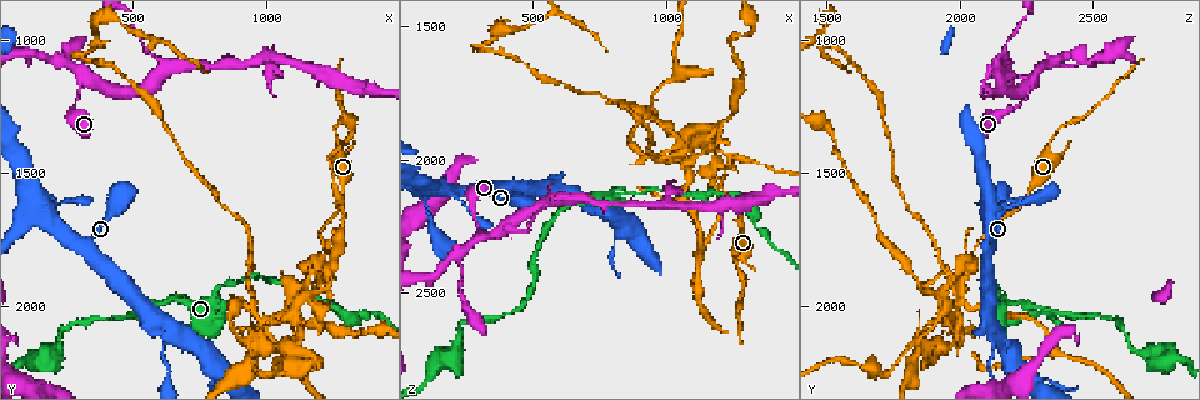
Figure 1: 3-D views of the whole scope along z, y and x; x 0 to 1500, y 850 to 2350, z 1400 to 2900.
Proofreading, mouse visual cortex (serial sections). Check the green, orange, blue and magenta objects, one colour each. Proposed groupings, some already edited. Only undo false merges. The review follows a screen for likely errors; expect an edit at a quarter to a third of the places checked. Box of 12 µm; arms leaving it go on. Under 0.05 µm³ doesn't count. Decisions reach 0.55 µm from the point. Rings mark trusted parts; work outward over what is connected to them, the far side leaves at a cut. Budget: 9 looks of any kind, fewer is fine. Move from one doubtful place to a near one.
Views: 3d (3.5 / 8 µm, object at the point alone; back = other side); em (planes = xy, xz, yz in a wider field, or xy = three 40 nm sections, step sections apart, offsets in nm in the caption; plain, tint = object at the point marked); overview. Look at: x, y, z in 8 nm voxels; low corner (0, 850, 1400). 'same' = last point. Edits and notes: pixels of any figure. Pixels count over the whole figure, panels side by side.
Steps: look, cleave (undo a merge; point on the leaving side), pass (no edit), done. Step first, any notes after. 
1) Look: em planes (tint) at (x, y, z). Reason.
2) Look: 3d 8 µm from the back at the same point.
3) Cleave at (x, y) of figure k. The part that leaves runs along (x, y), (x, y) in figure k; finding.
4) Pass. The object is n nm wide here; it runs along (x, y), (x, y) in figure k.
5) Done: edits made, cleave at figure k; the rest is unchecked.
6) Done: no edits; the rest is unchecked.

Look: 3d 3.5 µm at (1200, 1840, 2010). Branch point.

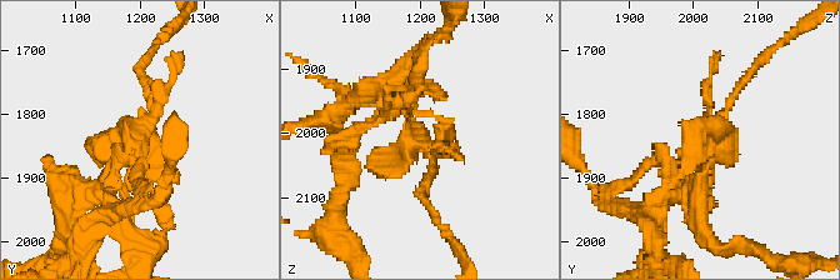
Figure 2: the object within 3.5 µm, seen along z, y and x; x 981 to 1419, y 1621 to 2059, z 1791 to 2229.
Look: em planes (tint) at (1200, 1835, 2015). Need the tissue.

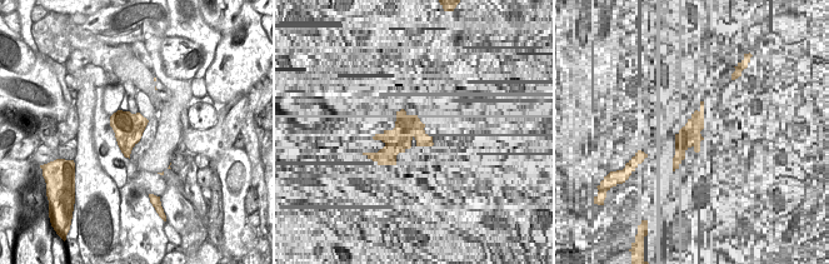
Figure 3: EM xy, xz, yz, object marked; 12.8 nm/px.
Cleave at (378, 158) of figure 2. The object is 380 nm wide here; the part that leaves runs along (425, 148), (383, 90) in figure 2; two cells meet here.

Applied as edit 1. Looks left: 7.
Look: overview. Redraw.

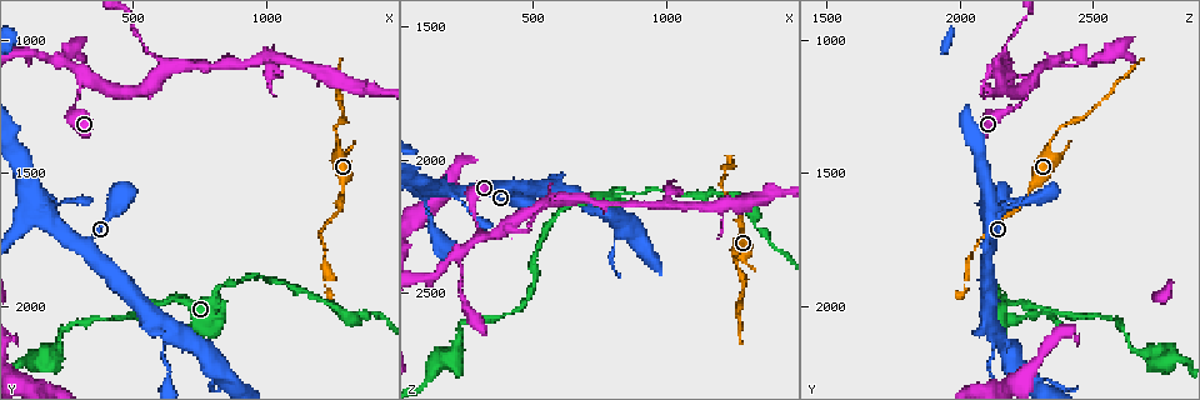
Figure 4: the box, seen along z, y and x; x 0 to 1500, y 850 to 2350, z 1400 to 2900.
Look: 3d 3.5 µm at (850, 1930, 2120). Sudden change in width.

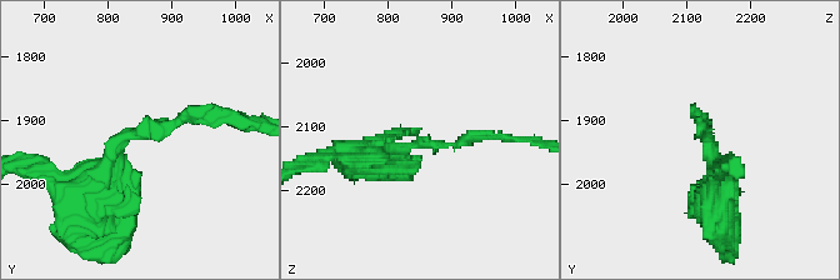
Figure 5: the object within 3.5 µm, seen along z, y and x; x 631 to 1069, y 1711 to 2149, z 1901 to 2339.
Look: em xy step 1 (tint) at (840, 1920, 2130). The arms are 100, 350 nm wide.

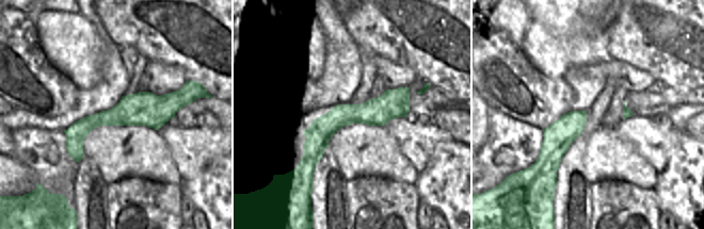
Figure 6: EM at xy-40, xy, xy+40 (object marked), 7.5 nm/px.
Pass. It runs along (78, 191), (128, 134), (211, 110) in figure 5; continuous, no second cell.

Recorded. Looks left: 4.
Look: 3d 3.5 µm from the back at (320, 1160, 2280).

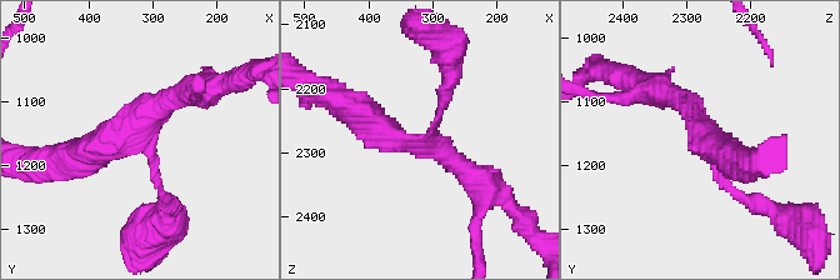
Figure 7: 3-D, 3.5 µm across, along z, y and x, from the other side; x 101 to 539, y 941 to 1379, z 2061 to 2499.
Look: em planes (tint) at (315, 1155, 2275). 3 arms meet here; the arms are 150, 250, 400 nm wide; now the EM.

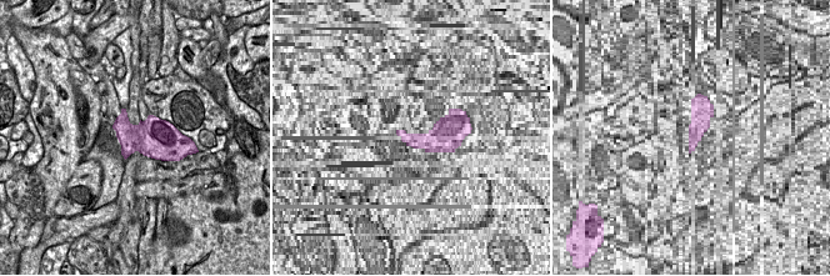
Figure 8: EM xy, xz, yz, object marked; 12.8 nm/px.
Pass. The object is 480 nm wide here; it runs along (165, 200), (135, 135), (70, 158) in figure 7; one cell here.

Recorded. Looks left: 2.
Look: 3d 3.5 µm from the back at (1000, 1070, 2160). Sharp bend.

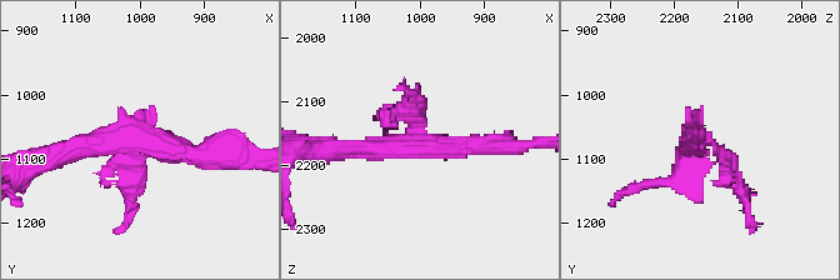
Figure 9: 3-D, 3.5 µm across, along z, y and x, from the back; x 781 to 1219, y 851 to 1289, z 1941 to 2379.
Look: em xy step 1 (tint) at (1000, 1070, 2170).

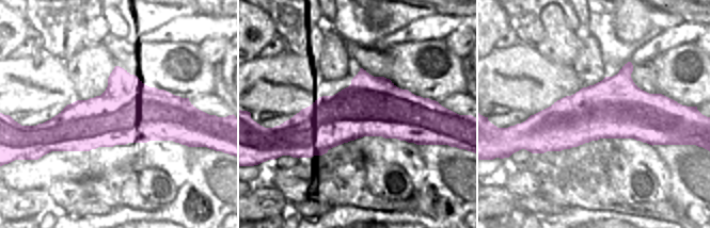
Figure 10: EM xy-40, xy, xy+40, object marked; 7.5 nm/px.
Cleave at (414, 110) of figure 9. A second cell is stuck on.

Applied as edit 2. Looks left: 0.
Done: edits made, cleave at figure 2, cleave at figure 9; the rest is unchecked.

